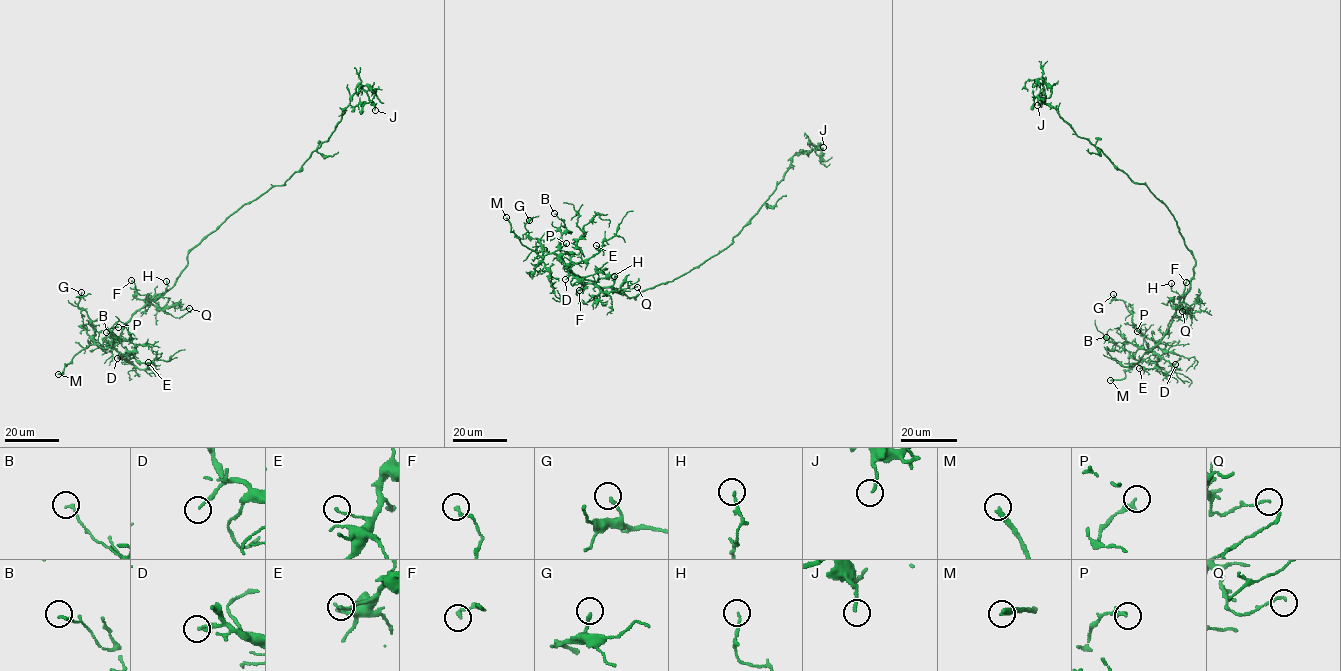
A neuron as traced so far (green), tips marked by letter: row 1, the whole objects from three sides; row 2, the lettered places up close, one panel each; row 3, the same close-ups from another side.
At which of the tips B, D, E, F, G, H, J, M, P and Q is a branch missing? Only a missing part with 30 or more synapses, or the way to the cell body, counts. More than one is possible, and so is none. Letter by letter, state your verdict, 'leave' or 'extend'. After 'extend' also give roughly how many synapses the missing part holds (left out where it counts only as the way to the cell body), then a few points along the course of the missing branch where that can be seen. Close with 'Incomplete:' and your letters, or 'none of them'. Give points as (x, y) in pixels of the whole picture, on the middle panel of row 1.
B: leave
D: leave
E: leave
F: leave
G: leave
H: leave
J: leave
M: extend; missing branch runs (506, 217), (491, 227)
P: leave
Q: leave
Incomplete: M

